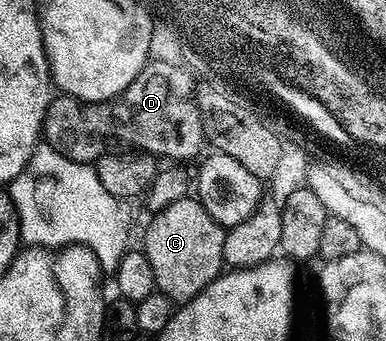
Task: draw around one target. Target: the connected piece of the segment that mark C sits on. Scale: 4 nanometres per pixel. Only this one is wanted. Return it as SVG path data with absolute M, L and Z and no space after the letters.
M195 197L174 201L174 205L166 205L166 209L155 212L151 218L142 250L154 268L156 290L183 305L201 295L225 270L225 228L206 213Z

